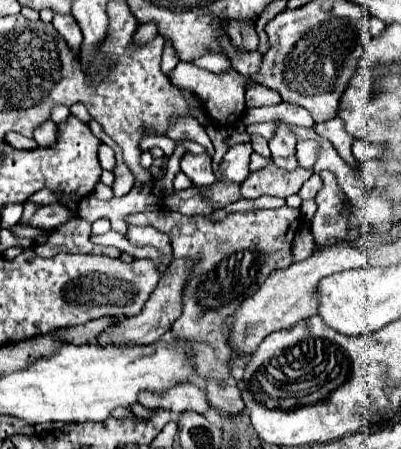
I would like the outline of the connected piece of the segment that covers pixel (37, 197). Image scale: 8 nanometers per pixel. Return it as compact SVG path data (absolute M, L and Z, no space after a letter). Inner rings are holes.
M42 188L42 190L38 190L36 194L32 194L30 200L36 202L36 204L40 204L40 206L44 206L44 204L50 204L50 202L56 202L56 200L60 202L62 198L60 198L56 192L52 192L50 188Z

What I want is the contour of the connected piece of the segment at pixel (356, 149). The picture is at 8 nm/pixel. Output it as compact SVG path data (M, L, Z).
M356 140L352 146L352 152L358 160L380 160L380 156L384 154L384 146L372 146L364 140Z

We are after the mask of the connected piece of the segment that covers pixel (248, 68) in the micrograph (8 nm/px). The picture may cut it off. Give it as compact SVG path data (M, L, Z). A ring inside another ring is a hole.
M220 32L220 34L222 34L222 40L224 40L224 50L226 50L226 54L228 54L234 70L240 70L240 74L248 74L248 76L250 74L252 76L258 74L260 72L260 64L262 64L262 56L258 52L244 52L244 54L232 52L230 38L224 32Z

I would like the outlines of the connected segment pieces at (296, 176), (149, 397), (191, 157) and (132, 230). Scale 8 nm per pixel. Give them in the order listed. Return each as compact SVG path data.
M272 164L272 166L266 166L264 170L250 172L248 178L242 182L240 190L244 198L258 198L262 194L288 198L296 194L310 176L312 176L312 170L306 170L306 168L296 168L288 172Z
M176 386L172 394L160 394L160 398L156 398L154 394L140 394L140 404L146 408L164 408L174 414L206 414L212 408L206 390L202 390L200 386Z
M186 152L180 160L182 172L192 180L194 186L210 186L216 182L212 168L210 168L210 156L208 154L192 154Z
M128 226L128 240L142 246L142 244L150 244L150 246L156 246L164 258L158 262L158 268L160 272L166 270L168 262L170 262L170 254L172 254L172 248L170 248L170 238L168 234L164 234L162 230L154 228L154 226Z

